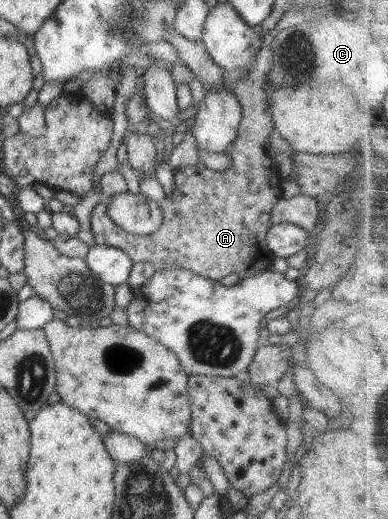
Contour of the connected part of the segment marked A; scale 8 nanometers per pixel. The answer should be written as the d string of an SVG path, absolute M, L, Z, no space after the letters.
M258 53L254 64L254 69L232 86L242 107L240 127L231 145L232 169L217 171L199 164L174 170L172 193L166 193L160 204L162 225L150 235L124 231L107 217L105 201L97 203L90 215L90 231L95 245L124 250L134 264L149 261L155 271L184 266L213 280L236 273L242 281L242 278L270 268L274 255L268 249L266 235L272 225L272 208L282 197L283 181L274 157L268 155L266 149L274 123L271 112L268 112L269 93L263 84L268 81L272 53Z

